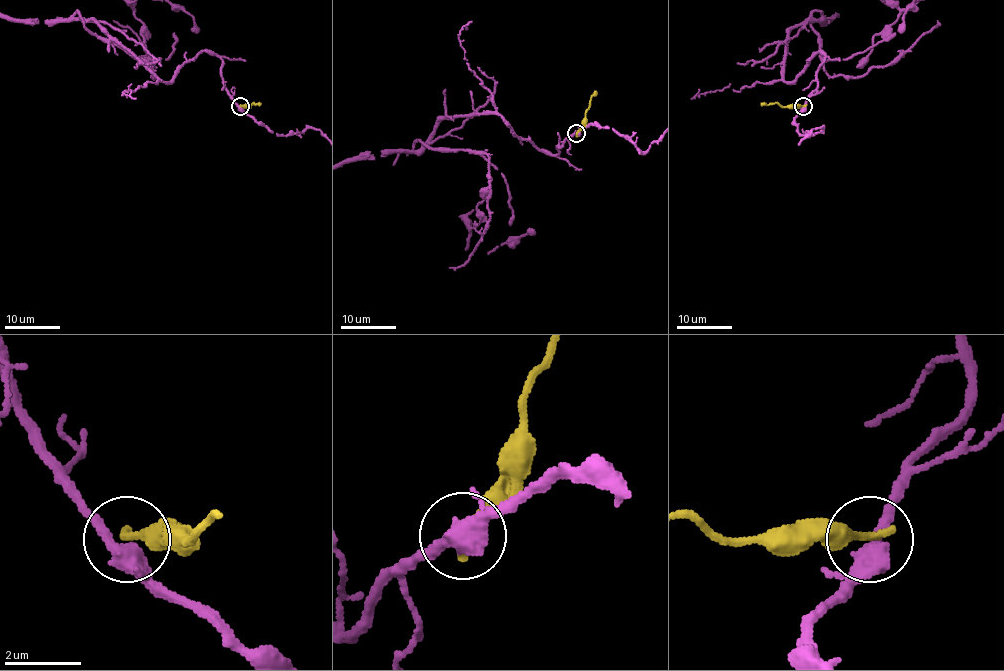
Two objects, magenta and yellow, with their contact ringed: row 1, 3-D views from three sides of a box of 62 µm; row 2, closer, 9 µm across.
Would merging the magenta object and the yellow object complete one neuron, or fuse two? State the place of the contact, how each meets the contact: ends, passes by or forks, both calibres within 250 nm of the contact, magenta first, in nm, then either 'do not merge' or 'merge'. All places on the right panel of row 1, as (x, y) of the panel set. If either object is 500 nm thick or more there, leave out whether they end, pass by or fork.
(803, 106) | magenta passes by | yellow ends | 480/280 nm | do not merge

